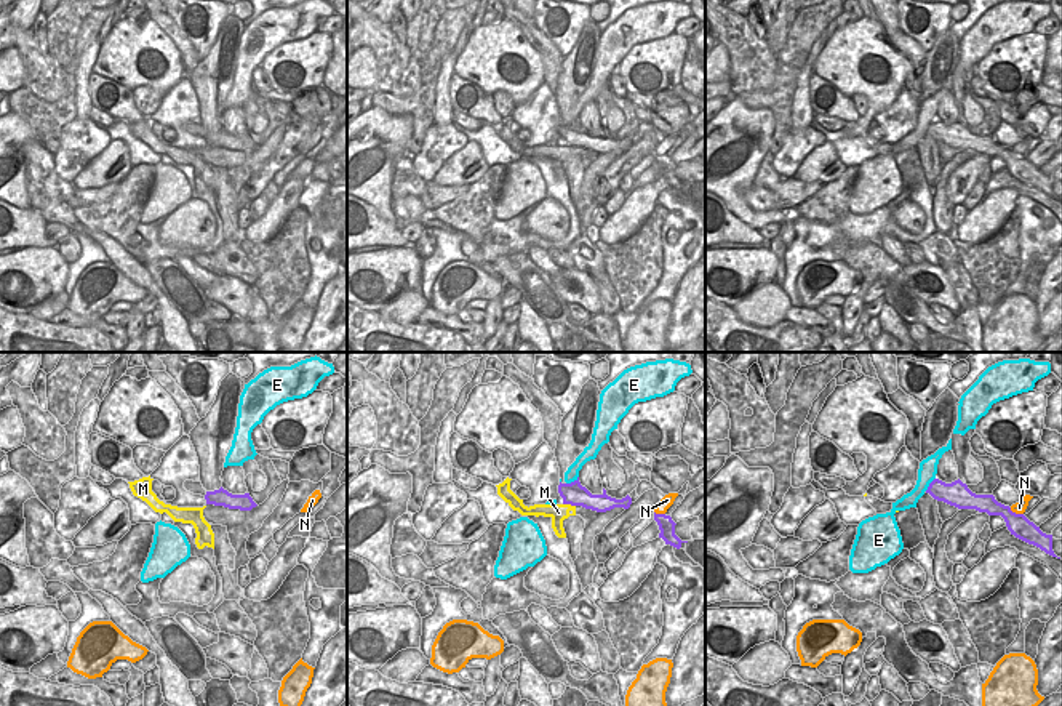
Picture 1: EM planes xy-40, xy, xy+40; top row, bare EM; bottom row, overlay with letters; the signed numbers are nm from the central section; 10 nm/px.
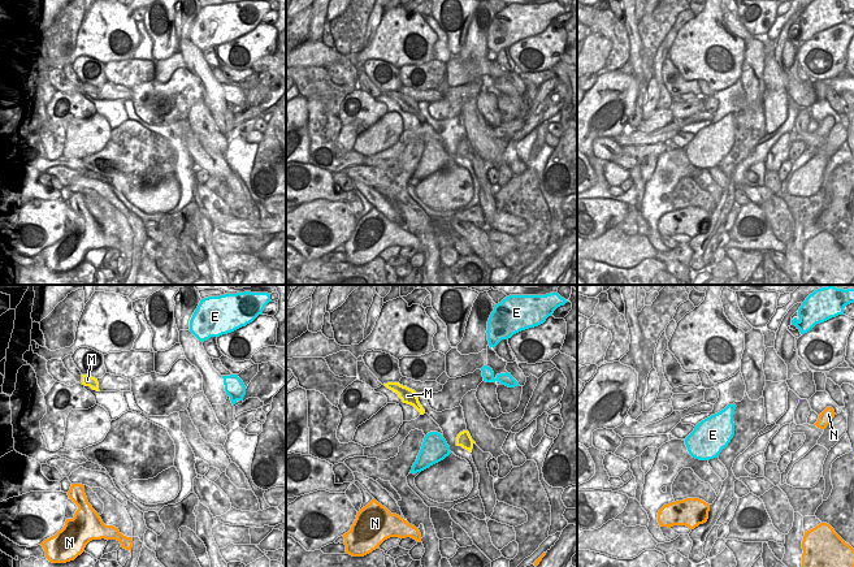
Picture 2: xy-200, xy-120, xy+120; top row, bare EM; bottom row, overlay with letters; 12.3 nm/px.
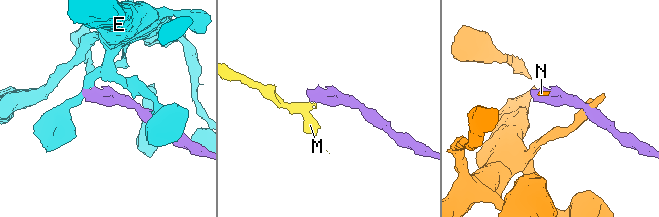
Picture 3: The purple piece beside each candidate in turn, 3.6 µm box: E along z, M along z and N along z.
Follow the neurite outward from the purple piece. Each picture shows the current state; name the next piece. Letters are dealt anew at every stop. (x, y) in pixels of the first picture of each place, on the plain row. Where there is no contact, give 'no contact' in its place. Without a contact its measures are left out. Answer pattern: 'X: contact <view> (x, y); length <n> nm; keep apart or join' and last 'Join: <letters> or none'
E: contact xy (571, 124); length 150 nm; keep apart
M: contact xy (570, 144); length 130 nm; keep apart
N: contact xy+40 (1014, 154); length 160 nm; keep apart
Join: none

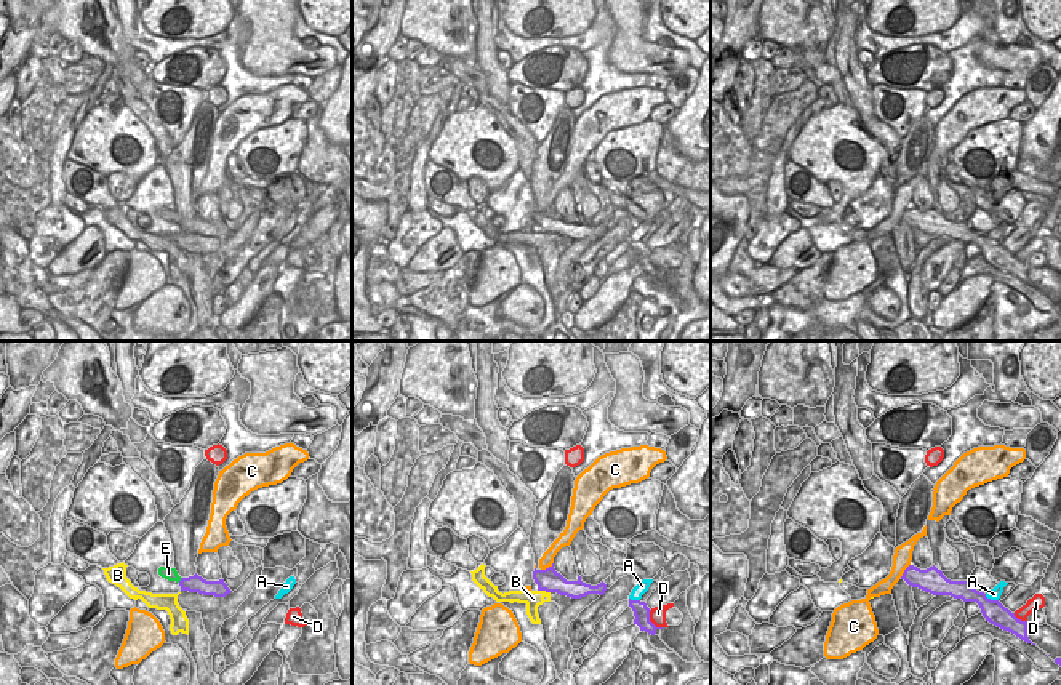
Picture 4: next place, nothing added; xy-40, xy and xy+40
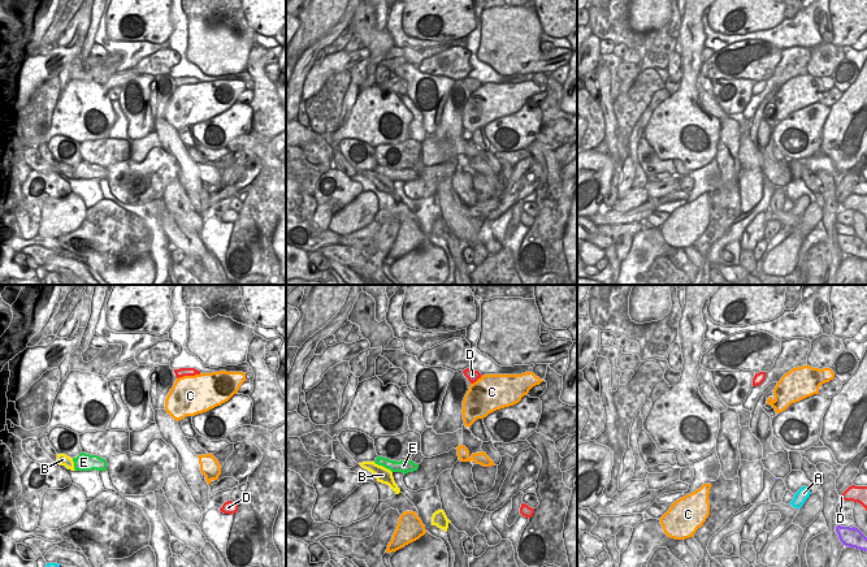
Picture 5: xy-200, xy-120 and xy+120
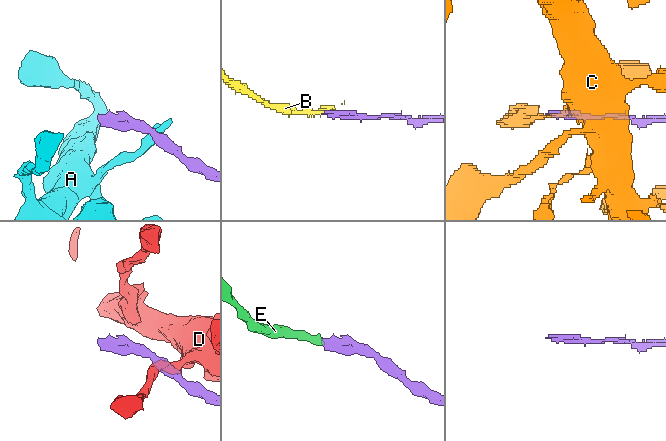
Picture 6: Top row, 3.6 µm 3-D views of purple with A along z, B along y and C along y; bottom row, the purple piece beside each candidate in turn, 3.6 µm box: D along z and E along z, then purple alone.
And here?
A: contact xy+40 (989, 240); length 160 nm; keep apart
B: contact xy (544, 231); length 130 nm; keep apart
C: contact xy (546, 210); length 150 nm; keep apart
D: contact xy (650, 263); length 220 nm; keep apart
E: contact xy-40 (181, 221); length 60 nm; join
Join: E

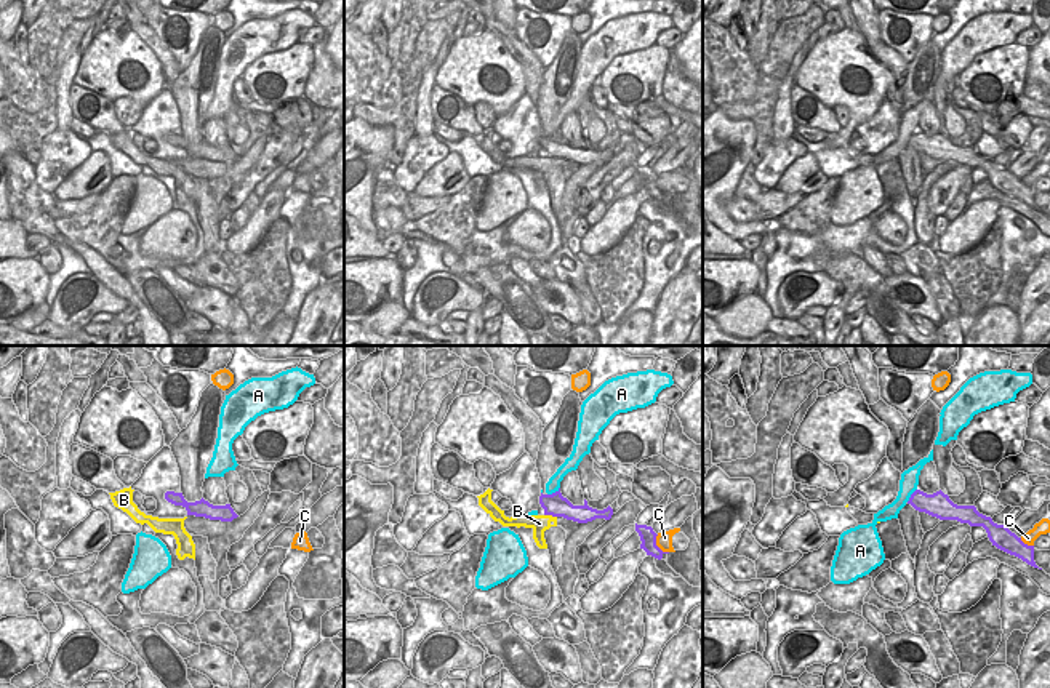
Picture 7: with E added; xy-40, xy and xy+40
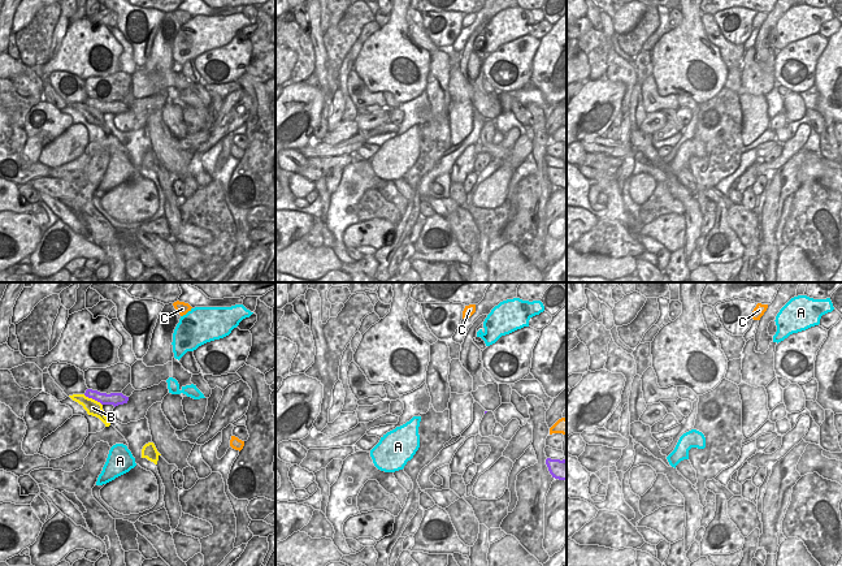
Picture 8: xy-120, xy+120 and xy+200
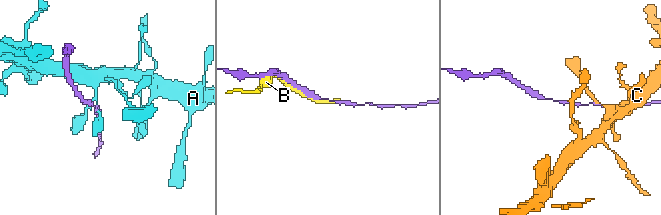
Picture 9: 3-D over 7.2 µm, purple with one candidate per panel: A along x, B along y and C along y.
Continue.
A: contact xy (553, 135); length 150 nm; keep apart
B: contact xy (551, 156); length 130 nm; keep apart
C: contact xy (657, 188); length 220 nm; keep apart
Join: none

